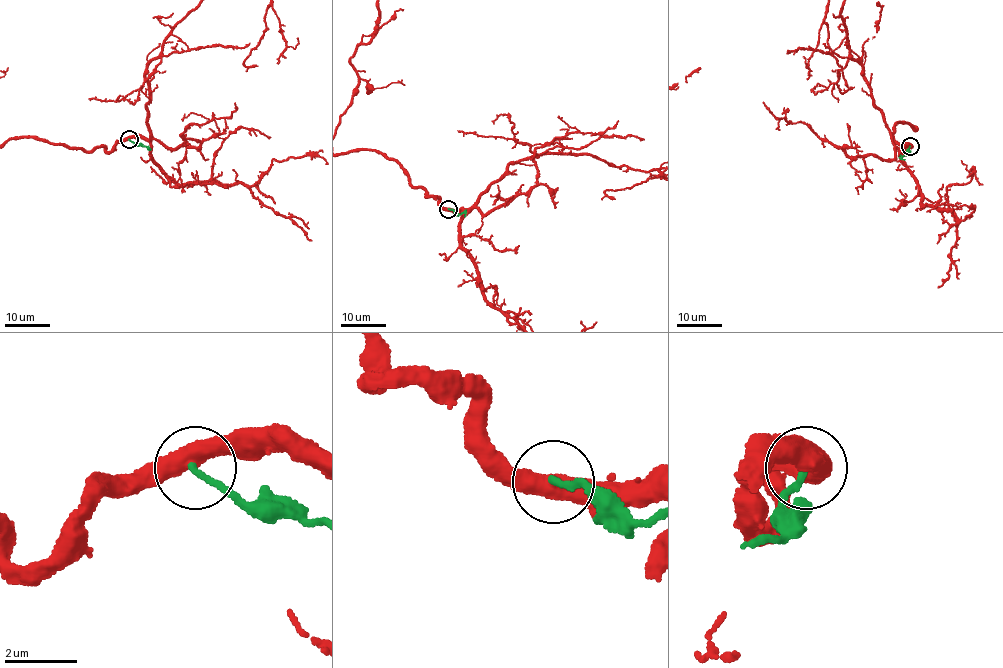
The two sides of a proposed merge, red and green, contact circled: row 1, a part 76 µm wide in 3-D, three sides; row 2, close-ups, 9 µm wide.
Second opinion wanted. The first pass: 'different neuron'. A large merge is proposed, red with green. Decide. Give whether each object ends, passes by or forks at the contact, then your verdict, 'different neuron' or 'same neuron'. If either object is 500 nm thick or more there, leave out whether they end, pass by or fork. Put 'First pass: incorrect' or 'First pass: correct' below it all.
red passes by; green ends; different neuron
First pass: correct

